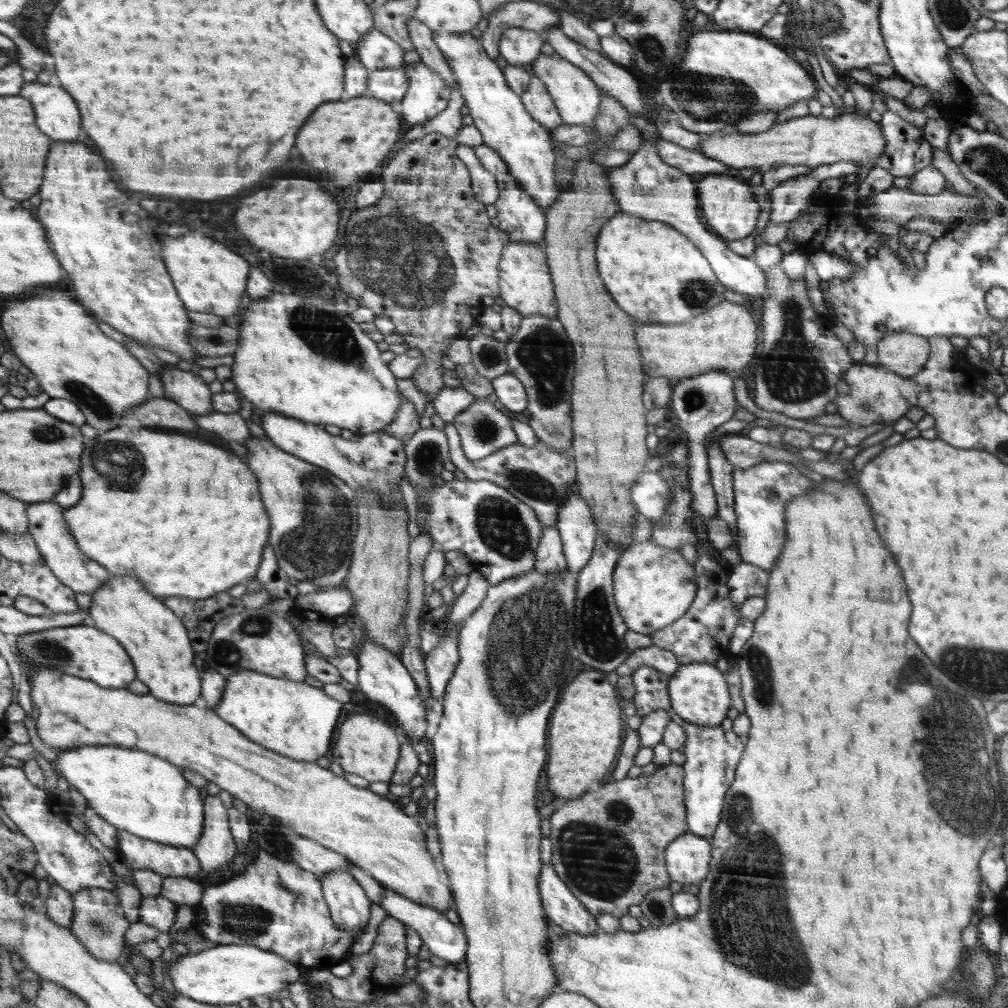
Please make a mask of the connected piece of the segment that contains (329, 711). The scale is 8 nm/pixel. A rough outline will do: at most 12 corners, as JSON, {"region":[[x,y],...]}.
{"region":[[236,671],[215,712],[264,748],[316,763],[342,702]]}

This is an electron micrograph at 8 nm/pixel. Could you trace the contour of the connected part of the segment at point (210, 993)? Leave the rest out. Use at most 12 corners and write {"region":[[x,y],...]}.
{"region":[[256,945],[178,957],[177,992],[210,1004],[274,994],[298,965]]}

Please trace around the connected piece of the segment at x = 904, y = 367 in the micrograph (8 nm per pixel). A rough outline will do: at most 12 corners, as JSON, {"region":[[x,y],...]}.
{"region":[[906,331],[884,336],[879,365],[903,377],[931,356],[927,338]]}

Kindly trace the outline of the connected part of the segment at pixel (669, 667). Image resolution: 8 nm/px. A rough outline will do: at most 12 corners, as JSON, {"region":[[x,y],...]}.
{"region":[[652,644],[630,652],[614,675],[624,676],[641,664],[674,676],[676,655]]}

